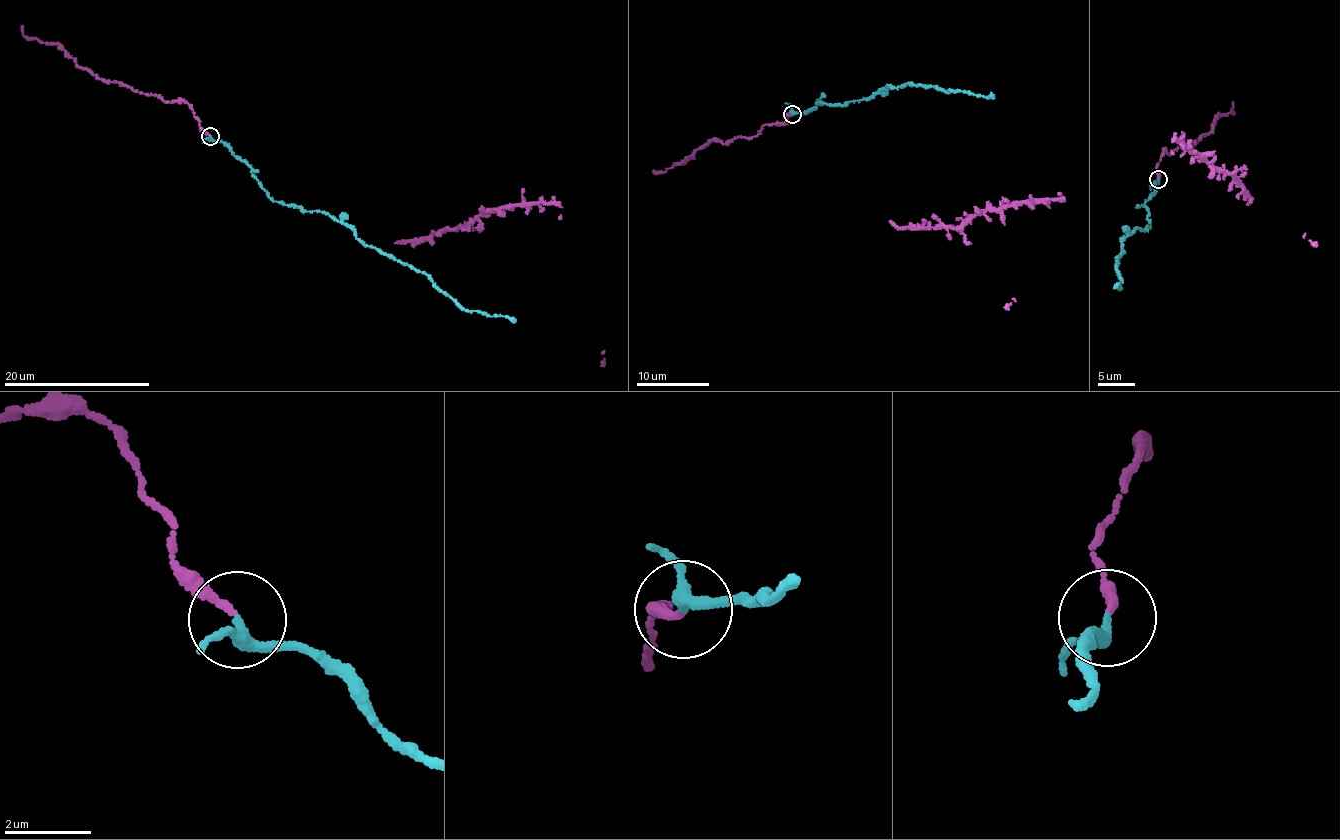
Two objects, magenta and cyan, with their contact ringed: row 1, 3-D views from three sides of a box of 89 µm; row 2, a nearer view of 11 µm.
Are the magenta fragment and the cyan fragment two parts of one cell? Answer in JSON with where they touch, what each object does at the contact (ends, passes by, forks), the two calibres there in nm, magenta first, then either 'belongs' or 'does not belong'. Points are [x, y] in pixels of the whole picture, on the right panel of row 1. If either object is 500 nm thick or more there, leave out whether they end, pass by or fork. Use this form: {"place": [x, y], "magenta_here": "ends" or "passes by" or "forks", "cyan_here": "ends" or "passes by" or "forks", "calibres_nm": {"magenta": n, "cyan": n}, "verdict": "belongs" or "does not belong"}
{"place": [1158, 179], "magenta_here": "ends", "cyan_here": "passes by", "calibres_nm": {"magenta": 160, "cyan": 240}, "verdict": "belongs"}

